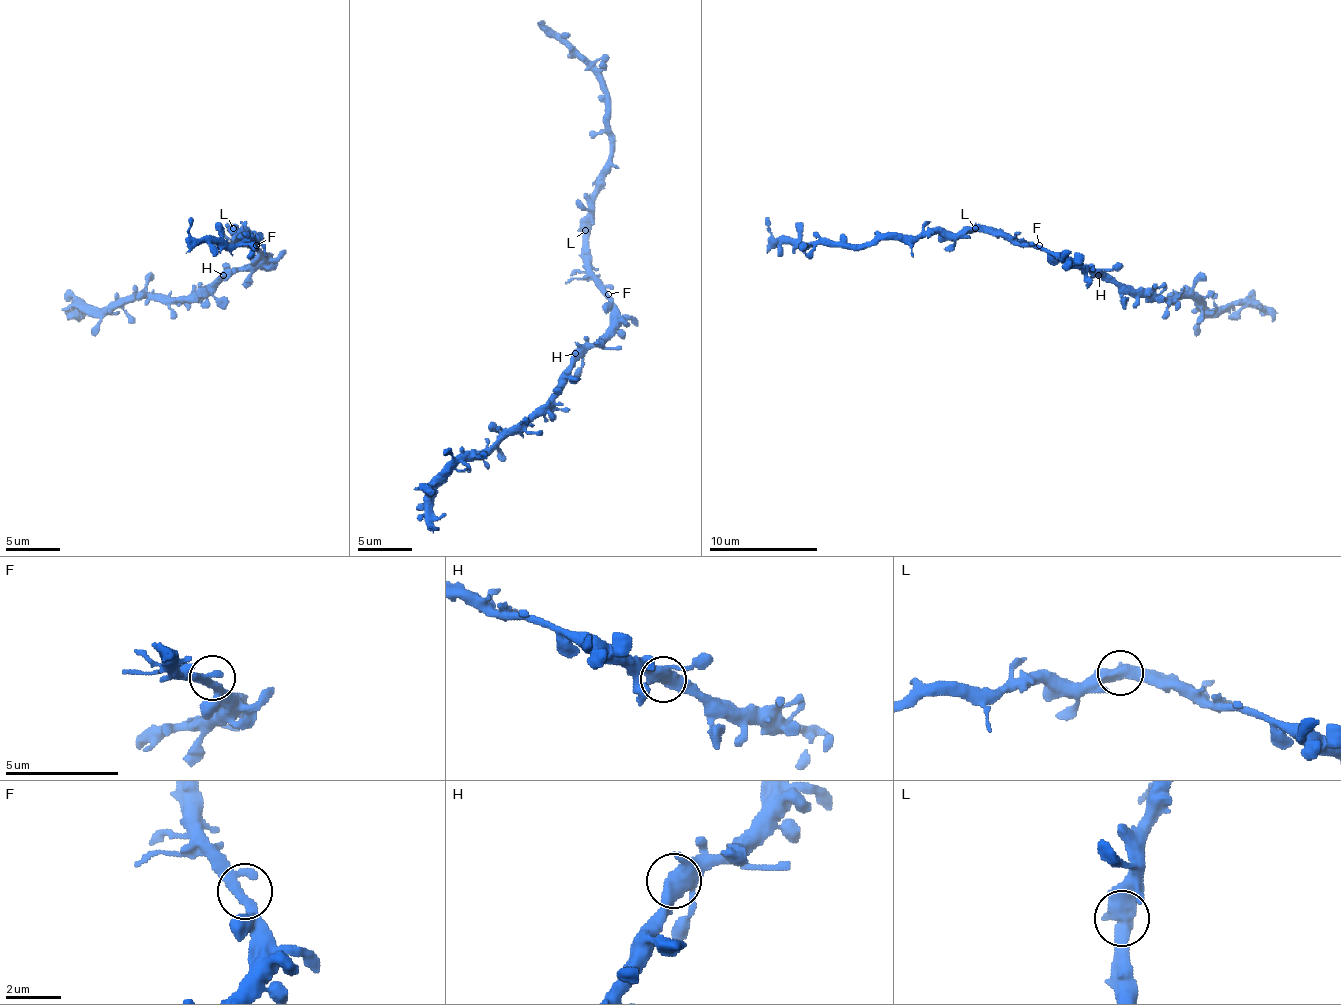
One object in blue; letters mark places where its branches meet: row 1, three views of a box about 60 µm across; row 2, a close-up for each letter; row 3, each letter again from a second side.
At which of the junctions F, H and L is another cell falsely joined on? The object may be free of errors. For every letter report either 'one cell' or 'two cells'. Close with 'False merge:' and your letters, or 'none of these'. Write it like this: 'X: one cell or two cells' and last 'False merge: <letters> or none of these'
F: one cell
H: one cell
L: one cell
False merge: none of these

